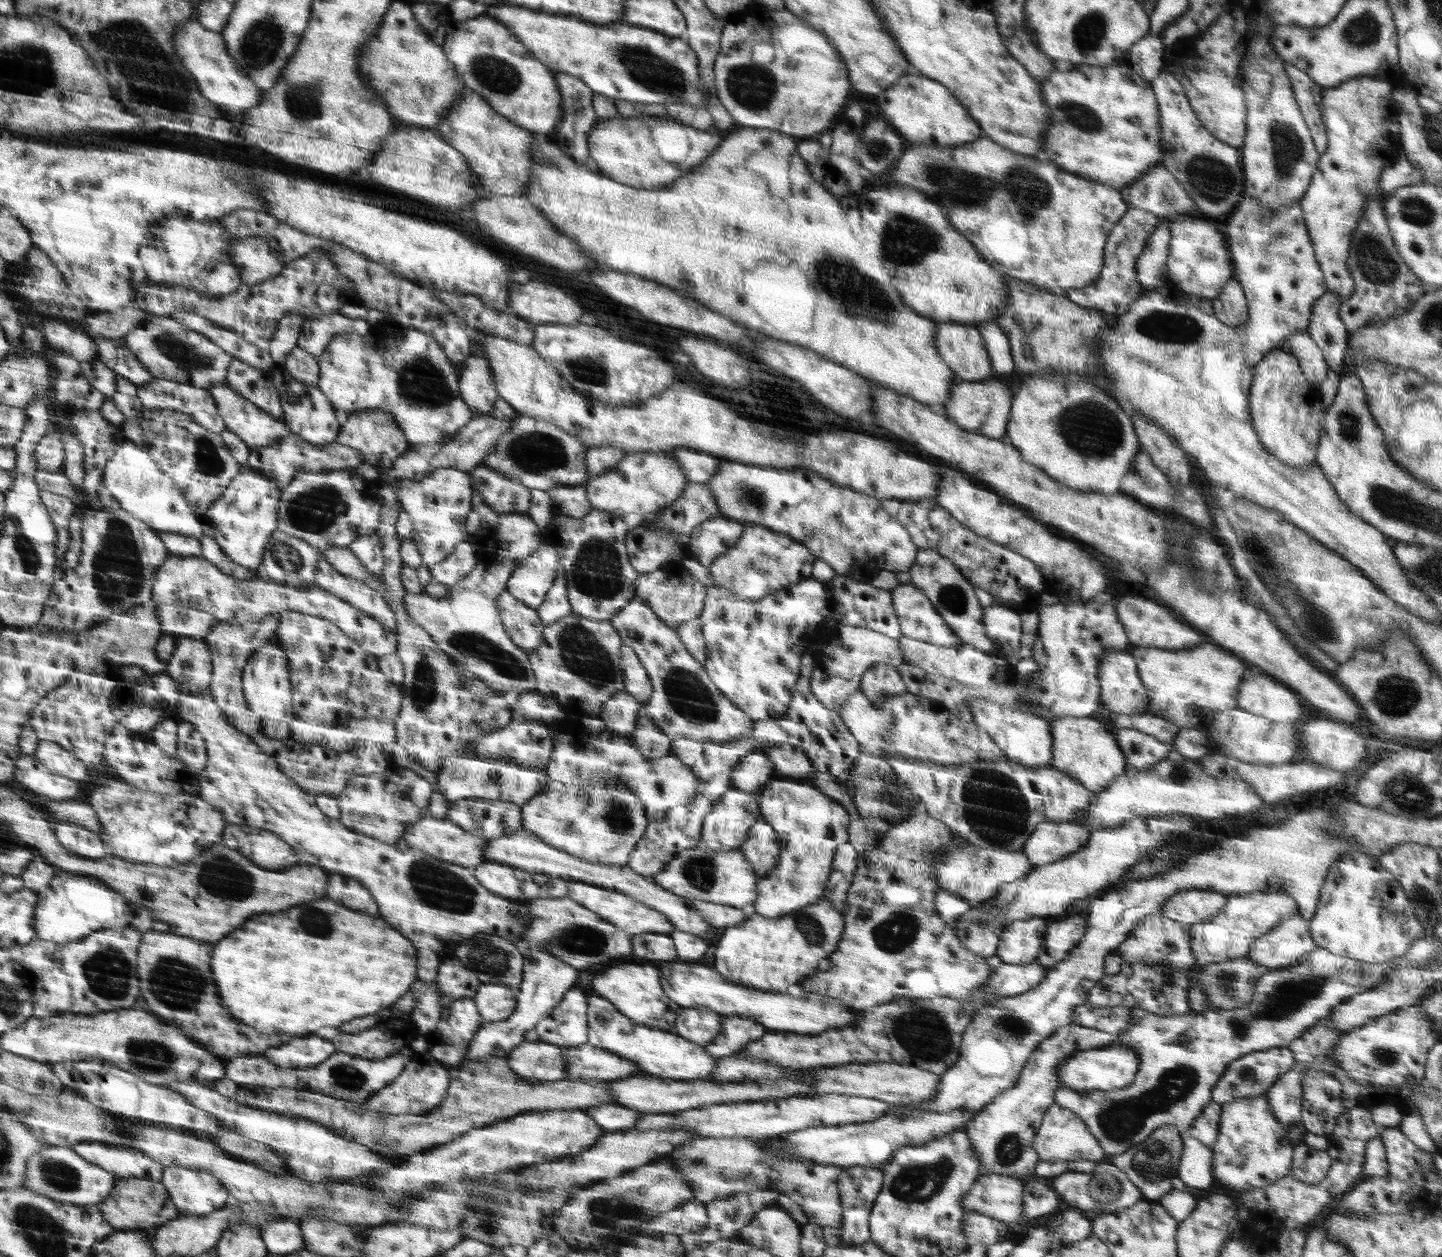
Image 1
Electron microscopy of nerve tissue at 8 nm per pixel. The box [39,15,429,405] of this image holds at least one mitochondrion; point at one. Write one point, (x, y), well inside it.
(134, 47)

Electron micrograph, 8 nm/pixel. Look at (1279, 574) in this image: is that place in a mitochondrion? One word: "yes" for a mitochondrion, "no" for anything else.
yes

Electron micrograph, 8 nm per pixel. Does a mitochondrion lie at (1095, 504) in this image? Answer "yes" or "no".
no

